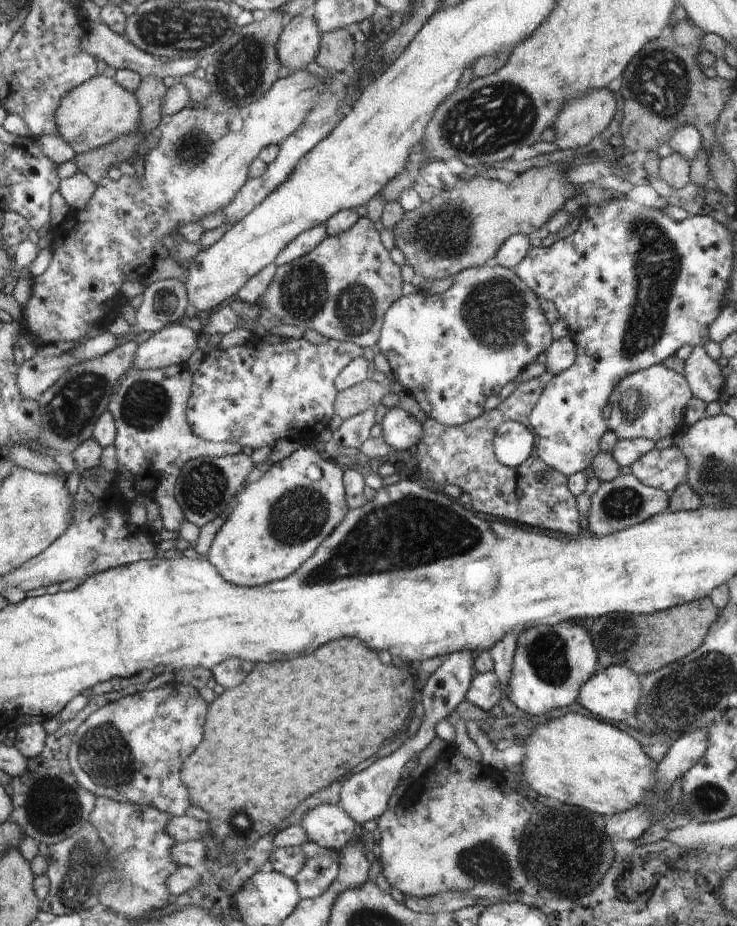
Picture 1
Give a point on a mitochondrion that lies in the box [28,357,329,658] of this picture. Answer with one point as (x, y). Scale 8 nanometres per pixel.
(73, 407)

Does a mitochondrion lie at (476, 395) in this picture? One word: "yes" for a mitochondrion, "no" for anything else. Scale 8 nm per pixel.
no

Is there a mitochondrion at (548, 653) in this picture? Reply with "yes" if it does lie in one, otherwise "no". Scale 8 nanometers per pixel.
yes

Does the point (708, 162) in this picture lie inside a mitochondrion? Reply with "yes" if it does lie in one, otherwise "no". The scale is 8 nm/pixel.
no

